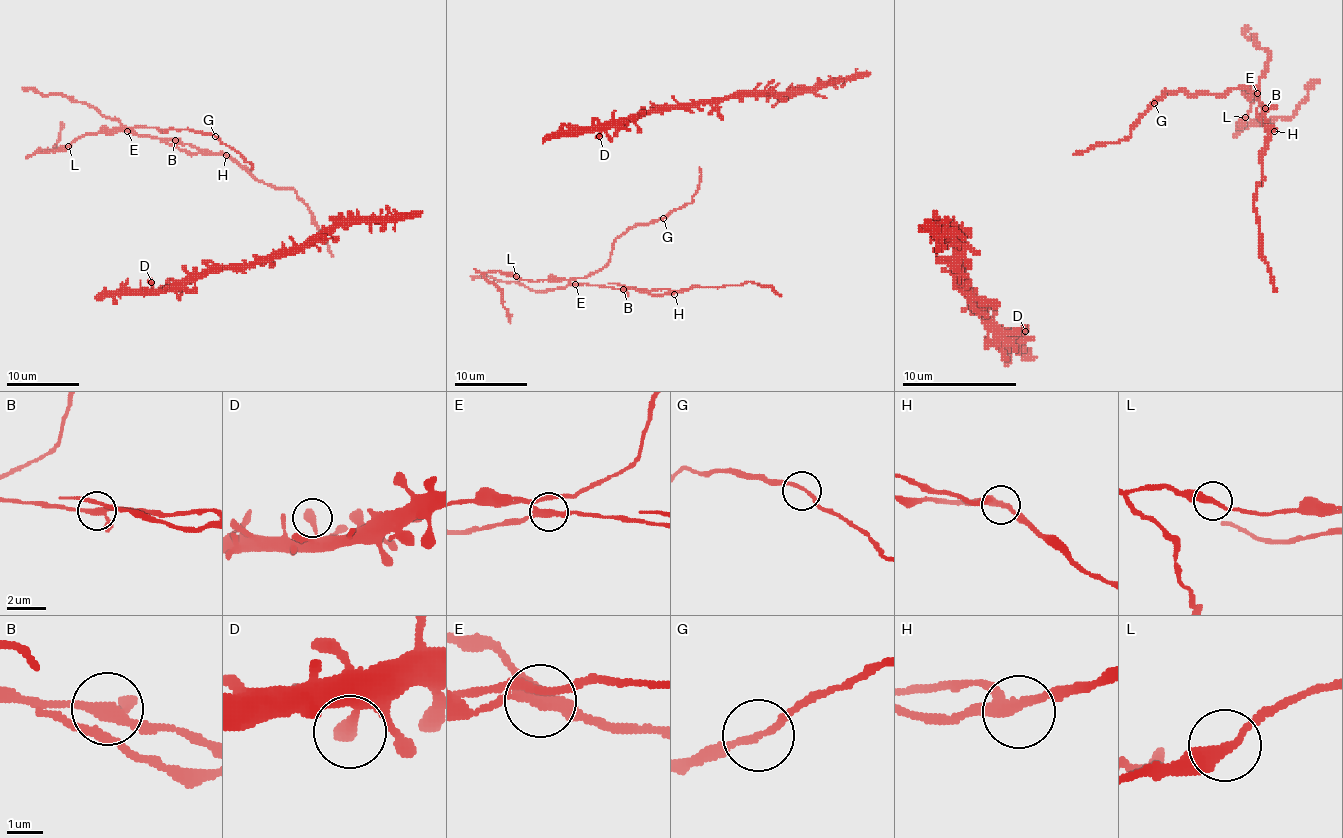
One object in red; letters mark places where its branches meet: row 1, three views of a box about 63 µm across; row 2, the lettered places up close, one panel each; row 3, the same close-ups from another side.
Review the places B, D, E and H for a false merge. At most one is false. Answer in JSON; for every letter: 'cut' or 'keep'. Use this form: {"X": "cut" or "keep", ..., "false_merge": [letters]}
{"B": "keep", "D": "keep", "E": "cut", "H": "keep", "false_merge": ["E"]}

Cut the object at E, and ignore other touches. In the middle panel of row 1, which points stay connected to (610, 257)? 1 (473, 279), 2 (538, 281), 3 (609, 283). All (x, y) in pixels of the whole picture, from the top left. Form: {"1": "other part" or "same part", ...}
{"1": "other part", "2": "same part", "3": "other part"}

